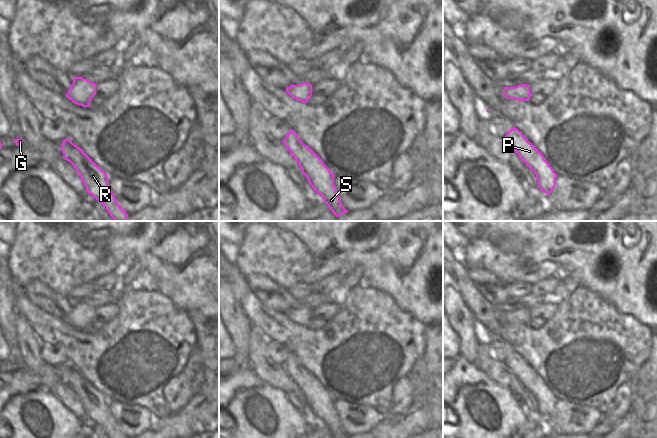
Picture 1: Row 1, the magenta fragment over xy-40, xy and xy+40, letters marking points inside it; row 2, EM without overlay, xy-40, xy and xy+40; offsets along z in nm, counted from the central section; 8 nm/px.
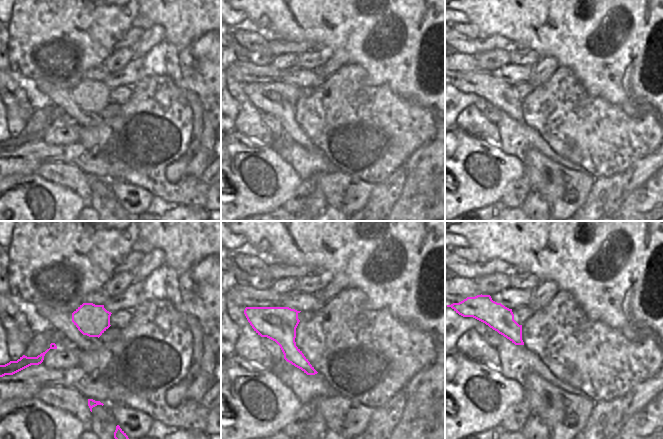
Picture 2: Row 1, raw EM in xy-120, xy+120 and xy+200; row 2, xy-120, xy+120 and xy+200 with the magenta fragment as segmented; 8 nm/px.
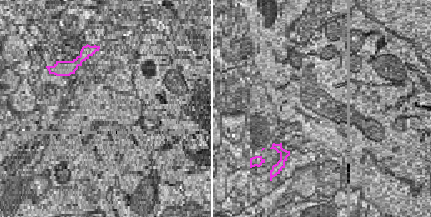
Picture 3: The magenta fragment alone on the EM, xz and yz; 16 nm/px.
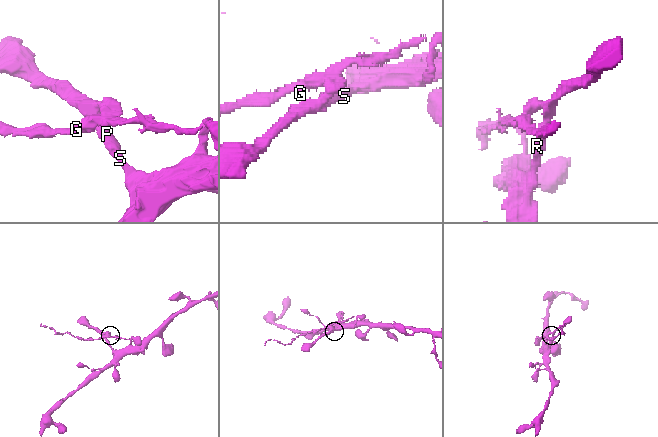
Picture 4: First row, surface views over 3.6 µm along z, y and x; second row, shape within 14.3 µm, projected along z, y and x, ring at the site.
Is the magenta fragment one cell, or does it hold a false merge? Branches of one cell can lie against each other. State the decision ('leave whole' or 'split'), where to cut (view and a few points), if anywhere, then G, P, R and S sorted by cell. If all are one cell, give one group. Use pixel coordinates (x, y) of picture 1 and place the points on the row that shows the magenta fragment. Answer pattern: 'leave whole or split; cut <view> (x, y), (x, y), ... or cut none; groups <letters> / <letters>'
split; cut xy+40 (514, 87), (512, 91), (516, 92), (523, 99); groups G / P R S

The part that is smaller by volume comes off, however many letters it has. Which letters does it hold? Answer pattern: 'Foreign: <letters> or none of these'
Foreign: G

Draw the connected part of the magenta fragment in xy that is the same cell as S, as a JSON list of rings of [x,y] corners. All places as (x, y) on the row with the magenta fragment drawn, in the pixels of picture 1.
[[[290,130],[282,141],[294,159],[298,162],[302,173],[316,193],[324,198],[332,213],[339,217],[348,211],[342,206],[340,196],[334,186],[334,174],[322,159],[305,145],[295,131]]]

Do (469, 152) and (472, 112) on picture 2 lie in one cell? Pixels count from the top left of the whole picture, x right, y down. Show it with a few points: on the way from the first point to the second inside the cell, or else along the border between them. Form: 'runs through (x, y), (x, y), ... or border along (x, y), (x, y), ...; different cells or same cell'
border along (456, 126), (491, 145); different cells

